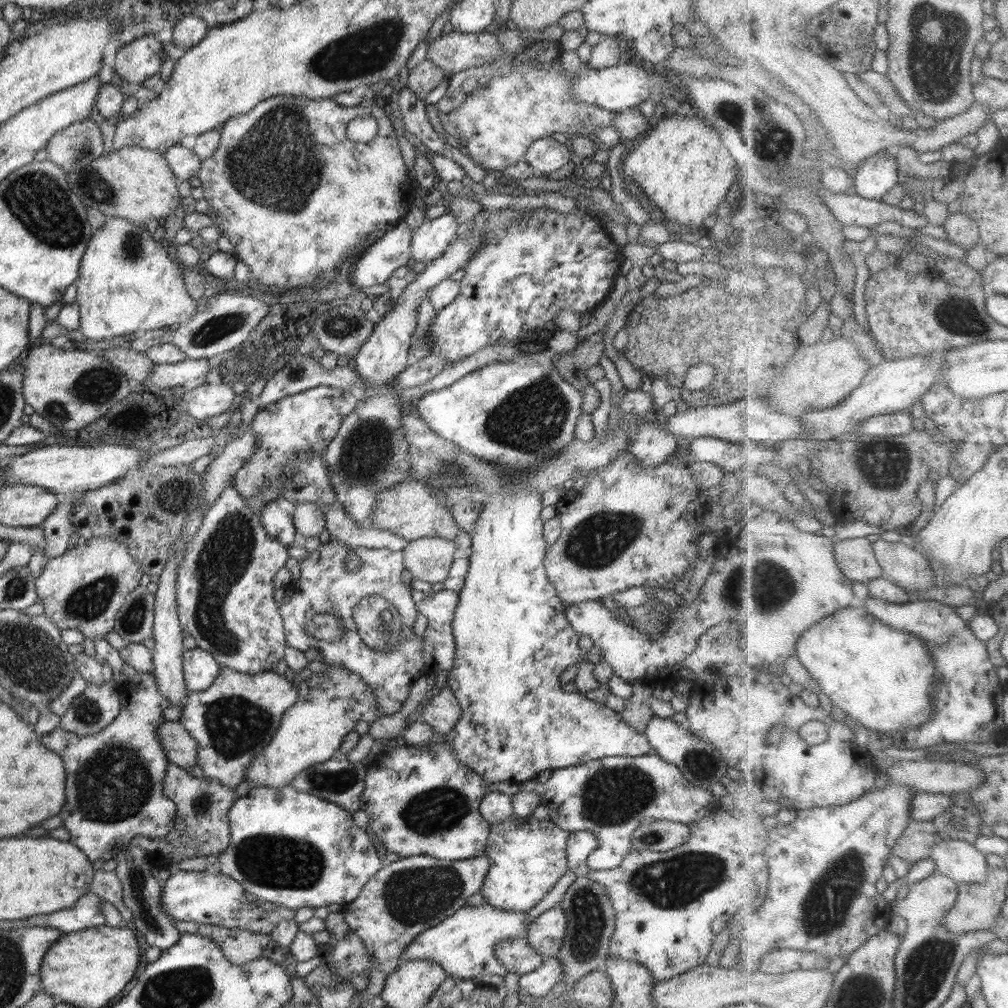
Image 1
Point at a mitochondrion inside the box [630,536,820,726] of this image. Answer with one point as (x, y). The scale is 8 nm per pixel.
(768, 583)

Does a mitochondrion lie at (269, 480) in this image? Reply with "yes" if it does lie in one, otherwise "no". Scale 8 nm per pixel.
yes

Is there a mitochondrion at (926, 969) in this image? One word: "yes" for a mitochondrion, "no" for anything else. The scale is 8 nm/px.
yes

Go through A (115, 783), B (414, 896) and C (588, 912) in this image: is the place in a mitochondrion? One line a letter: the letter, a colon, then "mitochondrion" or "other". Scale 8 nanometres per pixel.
A: mitochondrion
B: mitochondrion
C: mitochondrion

